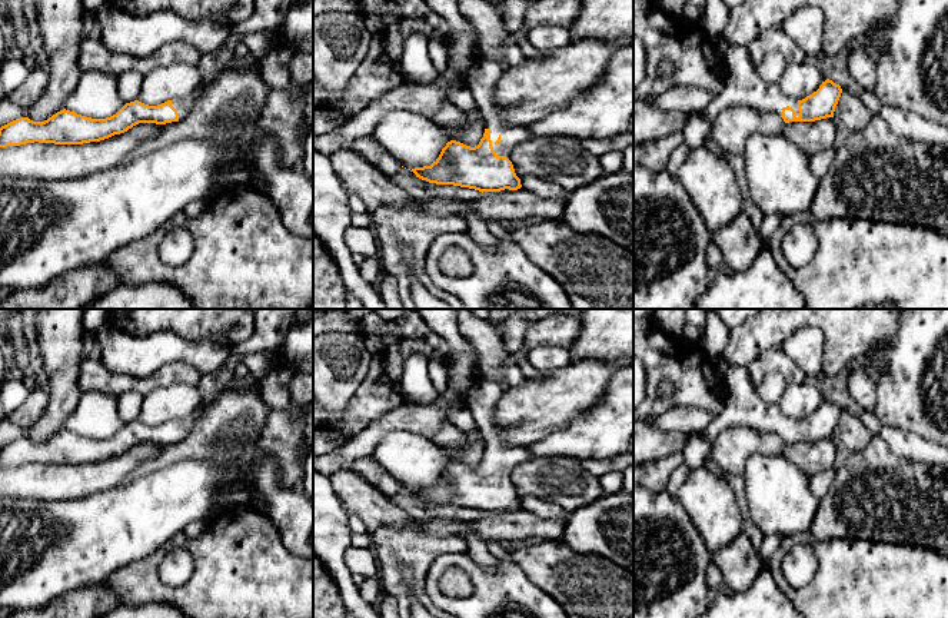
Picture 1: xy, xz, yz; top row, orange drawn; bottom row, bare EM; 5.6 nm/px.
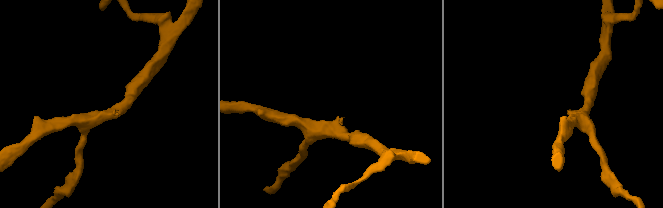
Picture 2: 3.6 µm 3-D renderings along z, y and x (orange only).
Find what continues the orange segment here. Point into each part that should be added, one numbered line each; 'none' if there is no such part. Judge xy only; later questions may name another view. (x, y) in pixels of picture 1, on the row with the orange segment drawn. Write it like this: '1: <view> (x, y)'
1: xy (183, 105)

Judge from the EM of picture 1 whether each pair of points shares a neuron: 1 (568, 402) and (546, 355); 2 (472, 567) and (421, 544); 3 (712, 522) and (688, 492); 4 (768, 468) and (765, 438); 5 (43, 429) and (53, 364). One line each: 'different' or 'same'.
1: different
2: different
3: same
4: different
5: same

